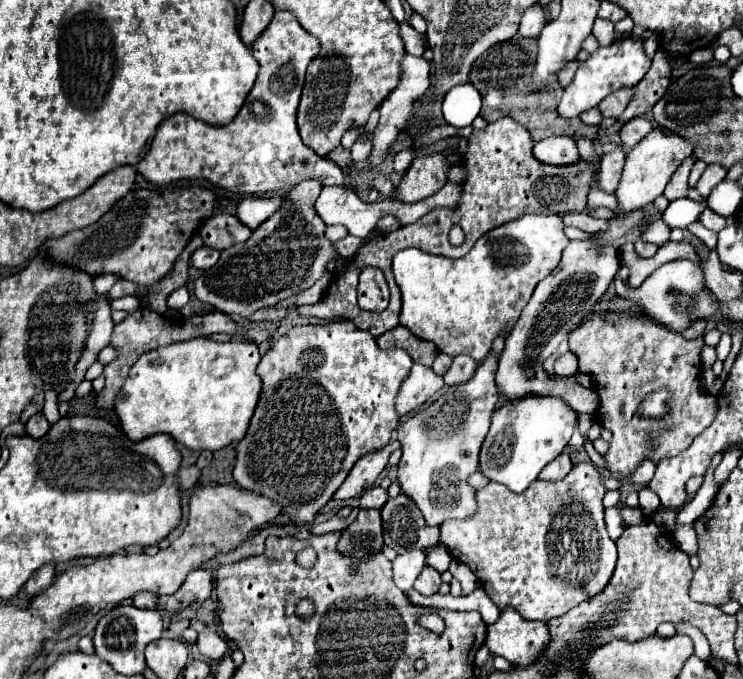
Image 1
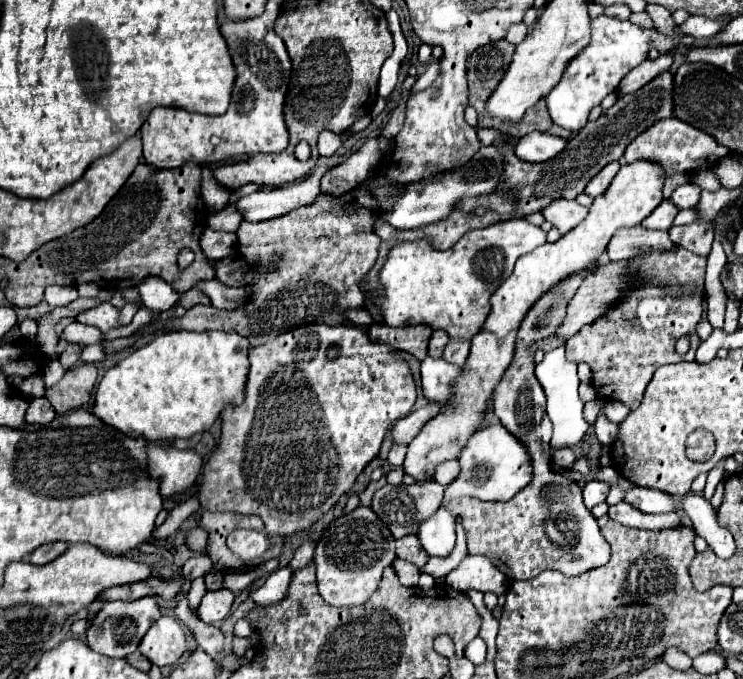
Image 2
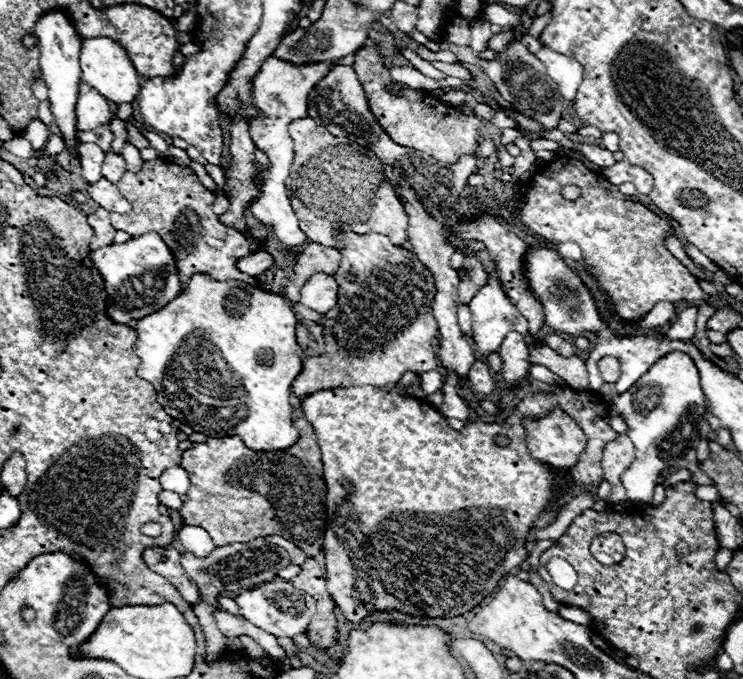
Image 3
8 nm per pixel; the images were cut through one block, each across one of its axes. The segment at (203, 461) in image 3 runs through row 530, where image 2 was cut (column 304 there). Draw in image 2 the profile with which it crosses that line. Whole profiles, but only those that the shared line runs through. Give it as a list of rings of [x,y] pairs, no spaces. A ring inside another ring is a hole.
[[[358,186],[350,194],[338,198],[320,194],[316,204],[296,208],[274,220],[240,222],[236,236],[242,256],[250,264],[258,264],[258,268],[266,268],[272,262],[276,262],[278,268],[258,276],[254,298],[246,306],[232,312],[214,306],[194,306],[184,318],[170,320],[168,328],[238,332],[246,336],[252,346],[260,346],[304,324],[346,324],[344,310],[364,306],[358,284],[378,258],[380,238],[372,232],[372,224],[377,219],[382,220],[382,214],[376,198],[366,186]],[[278,252],[284,254],[282,260],[276,260]]]

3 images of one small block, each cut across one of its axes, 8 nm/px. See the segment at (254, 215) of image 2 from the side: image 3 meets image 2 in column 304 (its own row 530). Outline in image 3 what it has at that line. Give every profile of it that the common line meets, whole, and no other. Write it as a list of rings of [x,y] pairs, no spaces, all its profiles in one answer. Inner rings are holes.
[[[182,526],[178,532],[176,532],[176,538],[180,540],[180,544],[192,552],[194,556],[198,558],[204,558],[208,556],[216,546],[212,544],[212,538],[210,534],[204,530],[204,528],[198,528],[198,526]]]

